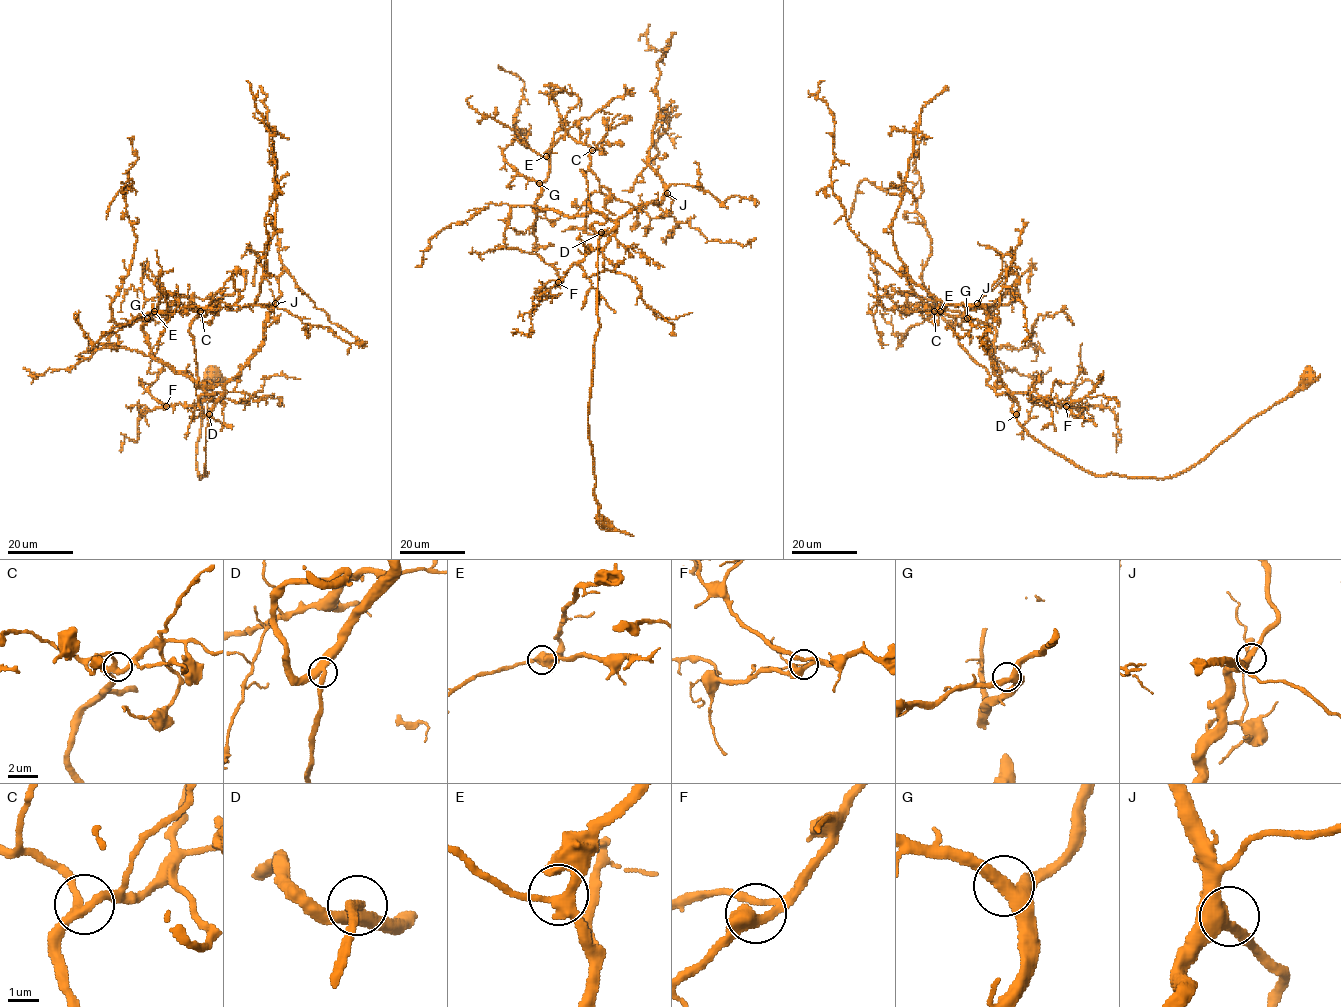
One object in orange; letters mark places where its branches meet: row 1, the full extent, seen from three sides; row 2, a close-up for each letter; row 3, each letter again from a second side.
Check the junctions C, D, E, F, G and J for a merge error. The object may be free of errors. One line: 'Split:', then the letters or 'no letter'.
Split: no letter

